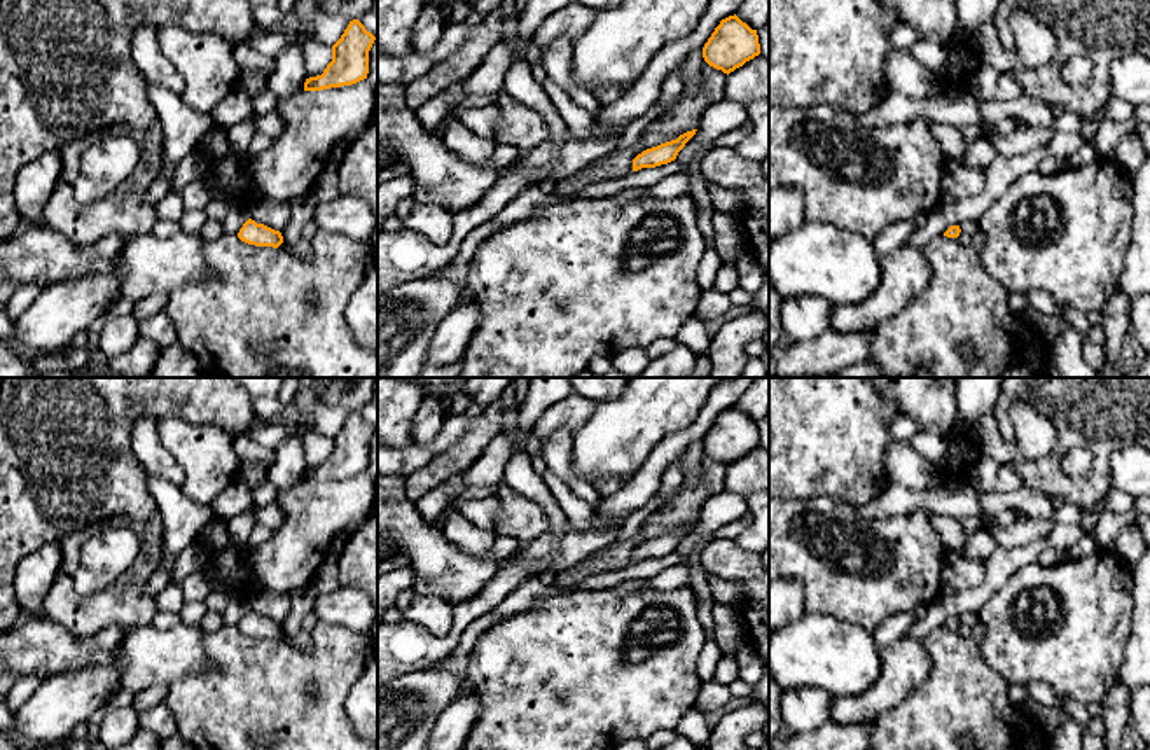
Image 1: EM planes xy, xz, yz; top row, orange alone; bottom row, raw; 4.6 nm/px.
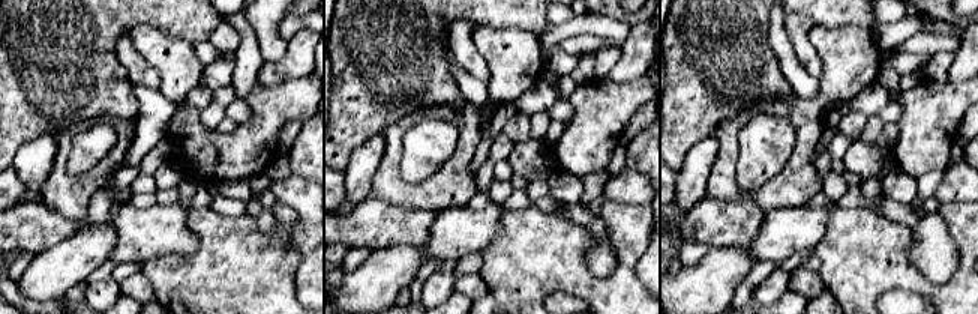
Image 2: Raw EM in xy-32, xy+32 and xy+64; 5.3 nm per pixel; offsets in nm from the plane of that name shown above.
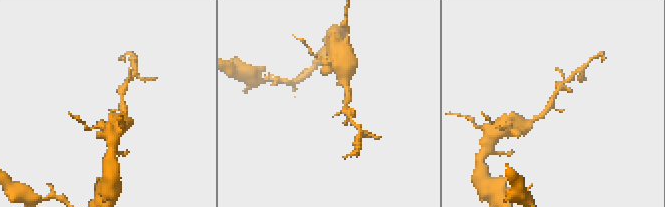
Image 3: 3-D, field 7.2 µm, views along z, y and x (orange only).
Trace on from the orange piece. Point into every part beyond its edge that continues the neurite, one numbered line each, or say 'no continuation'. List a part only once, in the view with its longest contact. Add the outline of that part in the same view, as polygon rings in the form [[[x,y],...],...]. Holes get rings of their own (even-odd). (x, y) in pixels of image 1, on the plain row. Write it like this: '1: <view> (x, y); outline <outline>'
no continuation

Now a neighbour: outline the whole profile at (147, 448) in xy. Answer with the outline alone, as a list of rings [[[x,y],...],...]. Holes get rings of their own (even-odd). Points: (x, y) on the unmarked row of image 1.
[[[142,416],[133,425],[133,453],[147,474],[180,486],[184,479],[182,467],[159,441],[157,421],[159,418],[156,416]]]

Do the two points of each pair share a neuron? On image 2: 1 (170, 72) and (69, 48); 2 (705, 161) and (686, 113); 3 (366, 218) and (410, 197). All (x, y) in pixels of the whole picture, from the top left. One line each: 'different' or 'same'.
1: different
2: different
3: different

